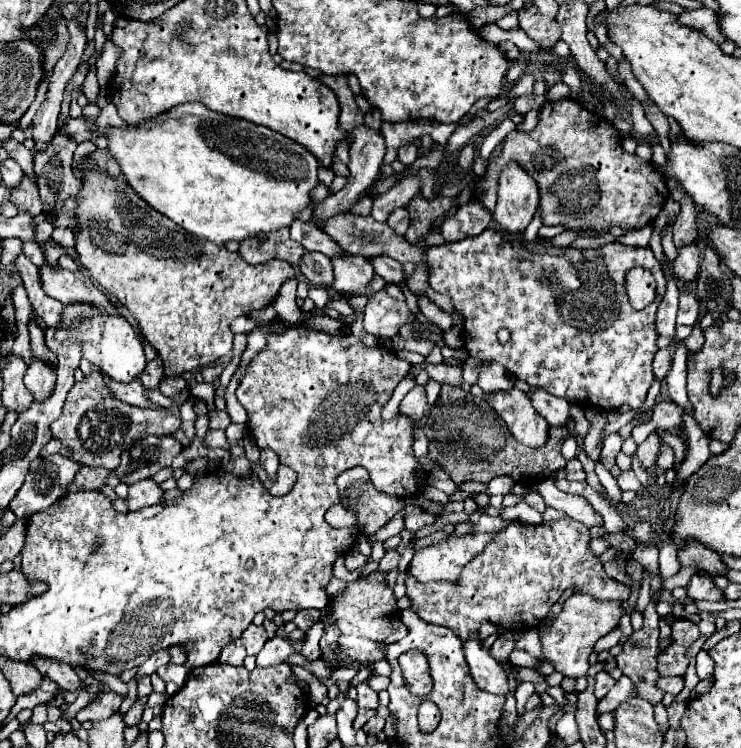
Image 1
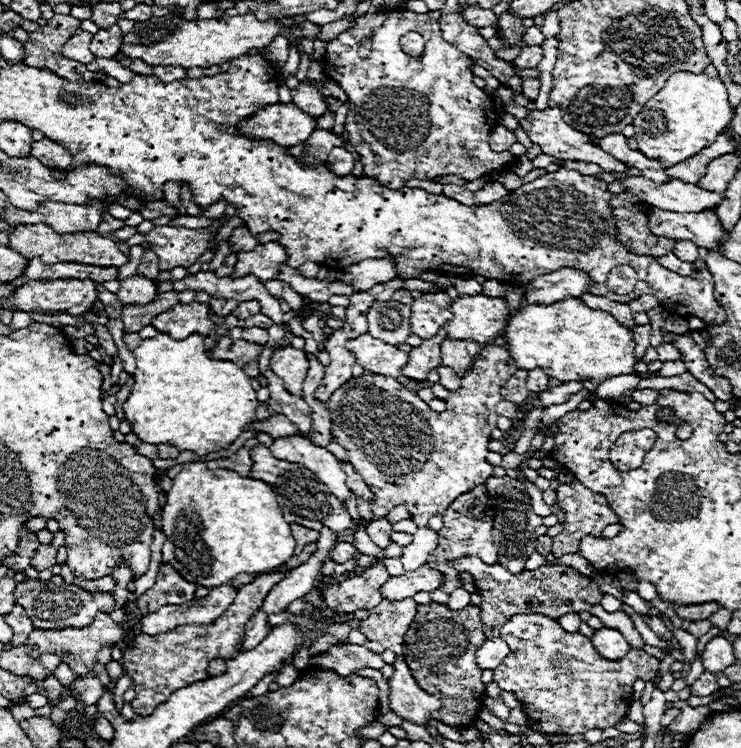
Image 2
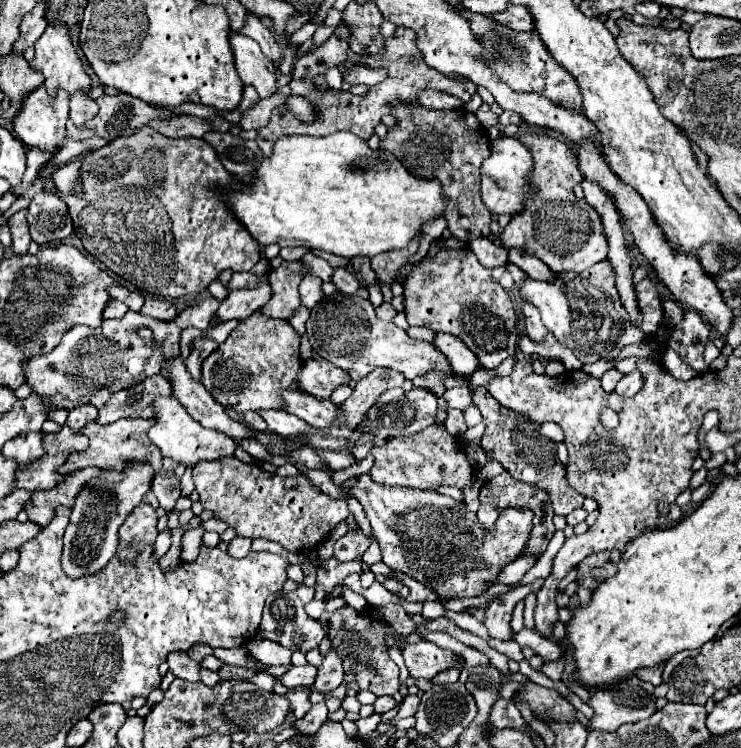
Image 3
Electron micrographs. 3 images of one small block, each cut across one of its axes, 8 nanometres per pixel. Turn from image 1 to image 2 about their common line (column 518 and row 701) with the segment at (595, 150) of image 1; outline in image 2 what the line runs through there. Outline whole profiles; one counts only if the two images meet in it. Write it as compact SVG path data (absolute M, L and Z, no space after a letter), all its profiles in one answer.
M286 572L264 574L264 576L258 576L256 580L252 580L250 584L244 584L242 588L238 588L236 600L212 624L202 624L202 626L186 624L186 626L176 626L174 630L160 634L160 636L148 636L140 630L142 628L140 622L134 622L132 630L134 630L134 636L136 636L136 646L126 648L124 656L120 660L122 666L124 666L124 672L132 678L132 688L136 690L136 698L130 702L134 712L140 714L140 716L148 716L162 702L166 702L174 690L210 678L208 664L212 660L234 658L240 652L246 622L256 614L256 610L260 610L266 594L284 576L286 576Z

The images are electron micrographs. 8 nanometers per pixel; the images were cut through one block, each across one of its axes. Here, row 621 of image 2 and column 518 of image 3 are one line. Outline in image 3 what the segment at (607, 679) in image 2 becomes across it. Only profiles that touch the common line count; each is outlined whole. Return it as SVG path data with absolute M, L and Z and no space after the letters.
M370 474L354 476L348 492L364 506L382 550L382 562L392 570L414 576L442 598L464 598L486 592L488 582L522 554L532 526L530 510L508 508L496 522L496 534L488 534L464 502L430 490L378 484Z

